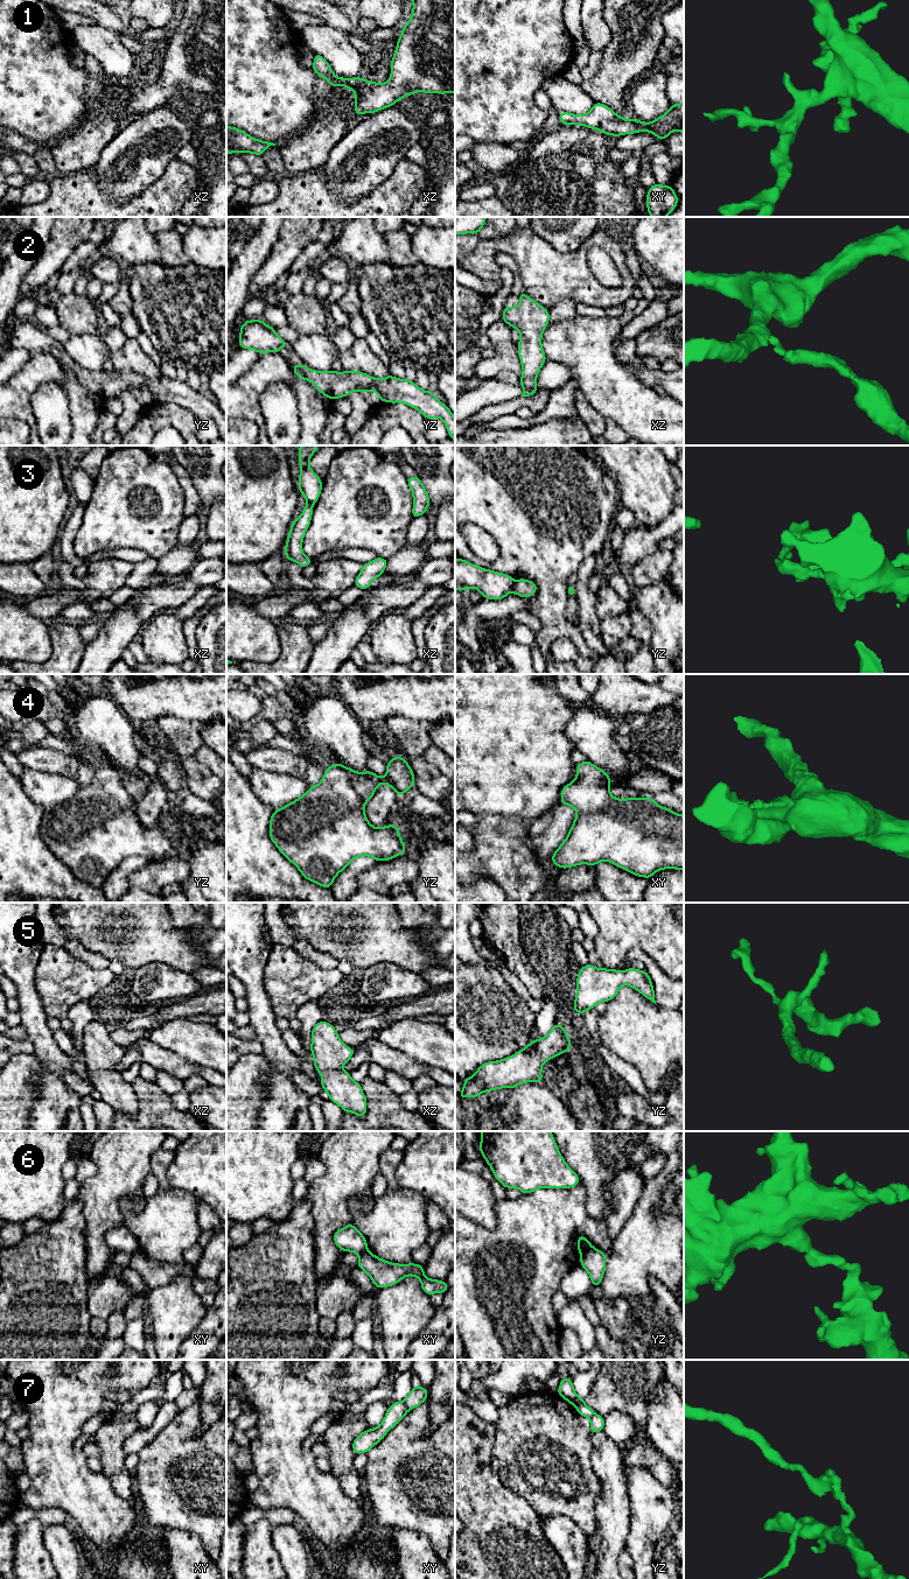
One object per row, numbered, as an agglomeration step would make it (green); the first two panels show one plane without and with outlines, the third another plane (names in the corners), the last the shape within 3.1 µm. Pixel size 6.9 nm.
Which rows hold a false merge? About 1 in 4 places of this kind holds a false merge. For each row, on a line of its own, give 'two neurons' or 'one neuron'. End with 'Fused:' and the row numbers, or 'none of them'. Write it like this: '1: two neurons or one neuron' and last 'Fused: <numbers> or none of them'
1: one neuron
2: one neuron
3: two neurons
4: one neuron
5: one neuron
6: two neurons
7: two neurons
Fused: 3, 6, 7

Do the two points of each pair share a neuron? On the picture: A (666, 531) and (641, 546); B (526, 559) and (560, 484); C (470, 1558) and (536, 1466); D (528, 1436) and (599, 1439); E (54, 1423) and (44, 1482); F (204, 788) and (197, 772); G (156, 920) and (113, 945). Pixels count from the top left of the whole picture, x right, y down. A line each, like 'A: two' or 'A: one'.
A: one
B: one
C: two
D: two
E: one
F: one
G: one

